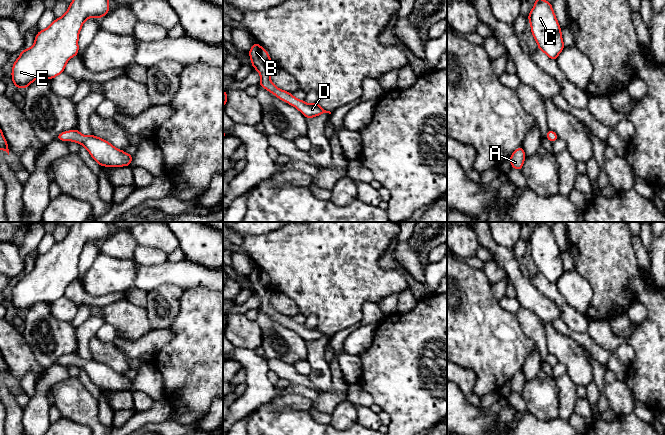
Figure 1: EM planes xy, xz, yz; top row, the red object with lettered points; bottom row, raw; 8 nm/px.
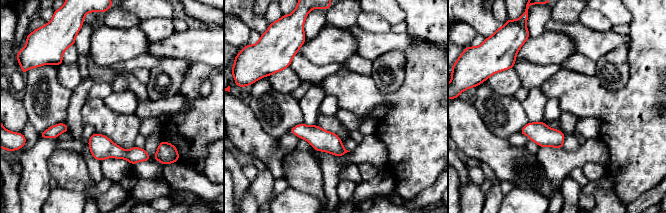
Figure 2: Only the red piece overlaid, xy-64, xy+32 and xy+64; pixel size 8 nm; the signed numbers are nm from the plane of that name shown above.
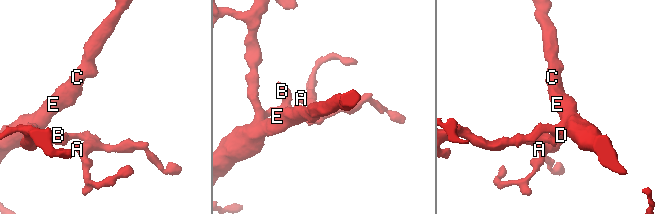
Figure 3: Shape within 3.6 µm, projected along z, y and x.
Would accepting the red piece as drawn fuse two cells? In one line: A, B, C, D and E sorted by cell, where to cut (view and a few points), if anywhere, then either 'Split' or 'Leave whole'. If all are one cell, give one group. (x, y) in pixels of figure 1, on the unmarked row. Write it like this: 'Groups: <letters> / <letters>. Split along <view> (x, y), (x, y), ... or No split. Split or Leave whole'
Groups: A B C D E. No split. Leave whole

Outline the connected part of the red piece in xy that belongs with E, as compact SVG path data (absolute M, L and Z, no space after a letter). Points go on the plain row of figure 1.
M75 222L62 241L55 243L47 253L39 255L31 272L21 275L12 291L15 311L26 312L36 303L53 303L64 296L68 284L78 278L78 262L83 247L90 241L100 243L109 235L108 222Z

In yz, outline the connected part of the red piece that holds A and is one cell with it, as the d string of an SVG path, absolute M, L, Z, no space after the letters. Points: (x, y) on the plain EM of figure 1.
M523 371L517 372L509 381L511 385L511 391L521 395L525 382L526 379L524 377Z

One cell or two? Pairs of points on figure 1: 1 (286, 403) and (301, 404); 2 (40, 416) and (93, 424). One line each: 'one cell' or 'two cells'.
1: one cell
2: two cells

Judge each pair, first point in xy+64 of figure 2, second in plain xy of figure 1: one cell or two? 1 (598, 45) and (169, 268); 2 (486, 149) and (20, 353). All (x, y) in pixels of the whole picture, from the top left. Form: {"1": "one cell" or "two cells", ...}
{"1": "one cell", "2": "one cell"}

